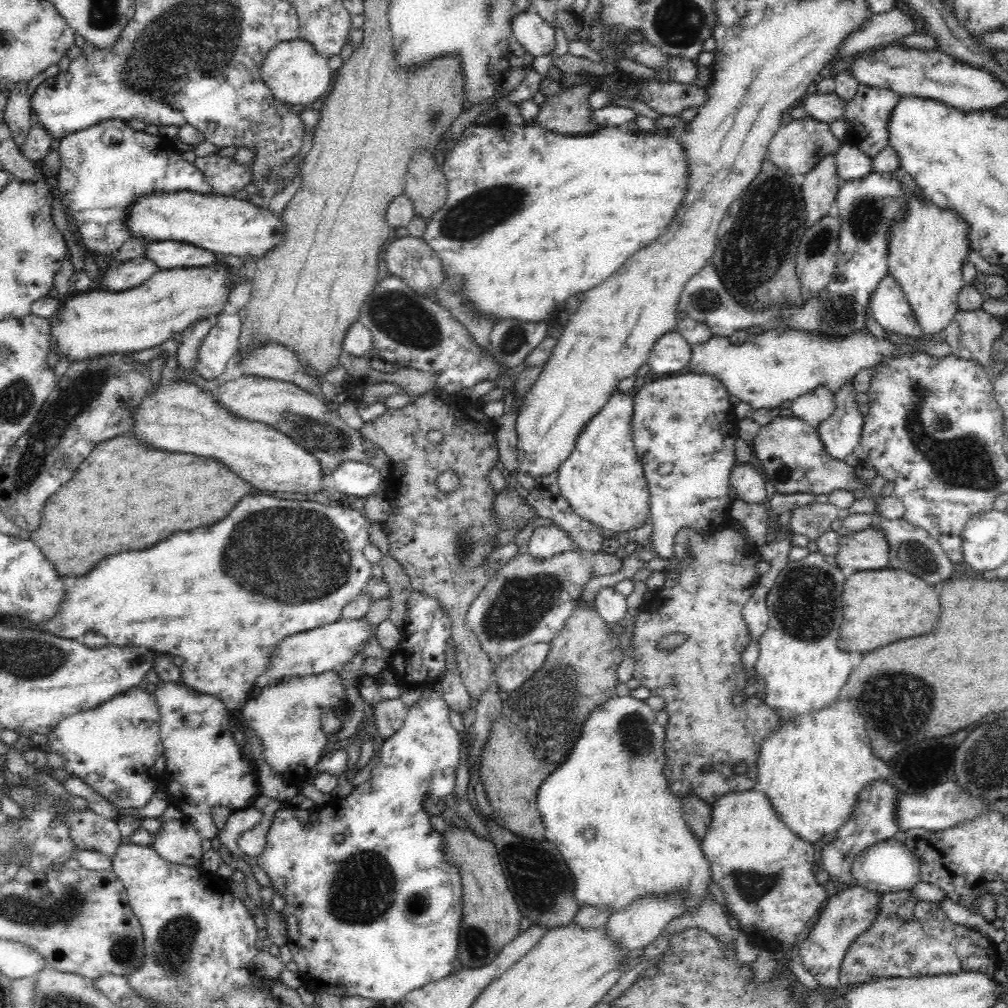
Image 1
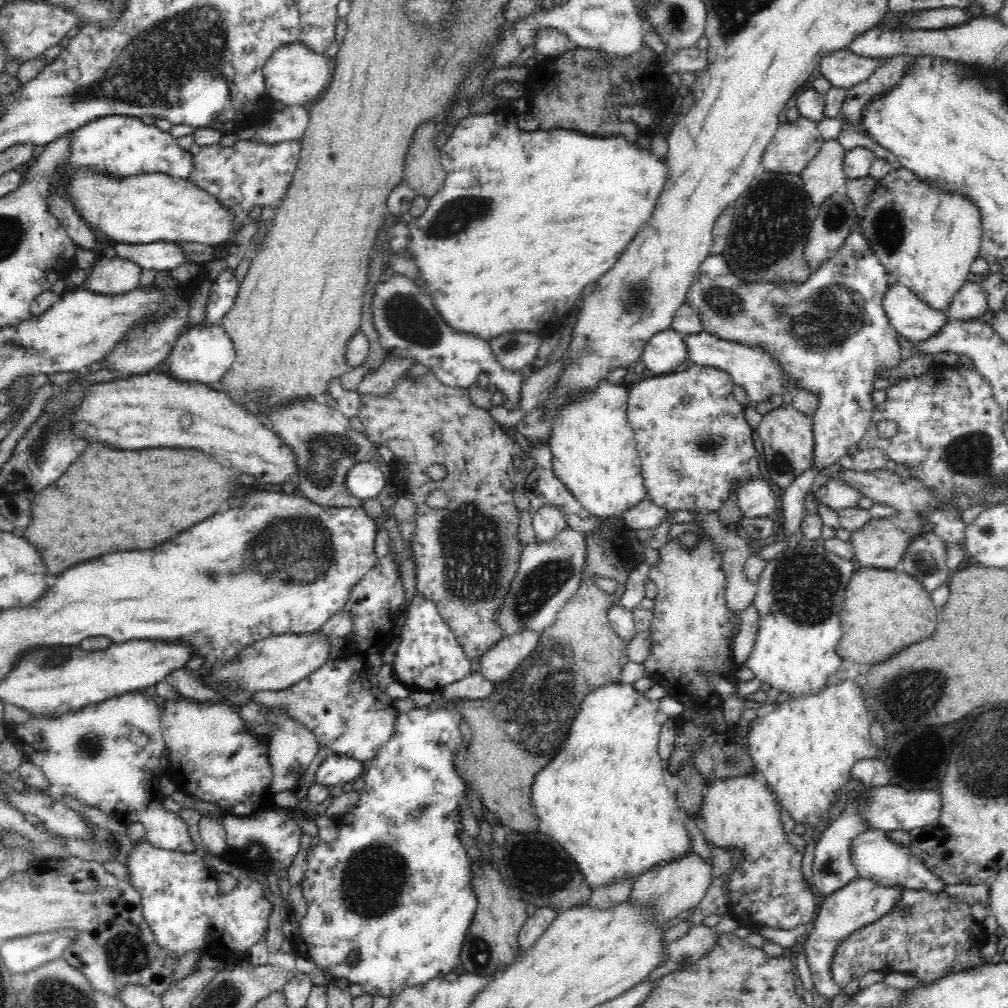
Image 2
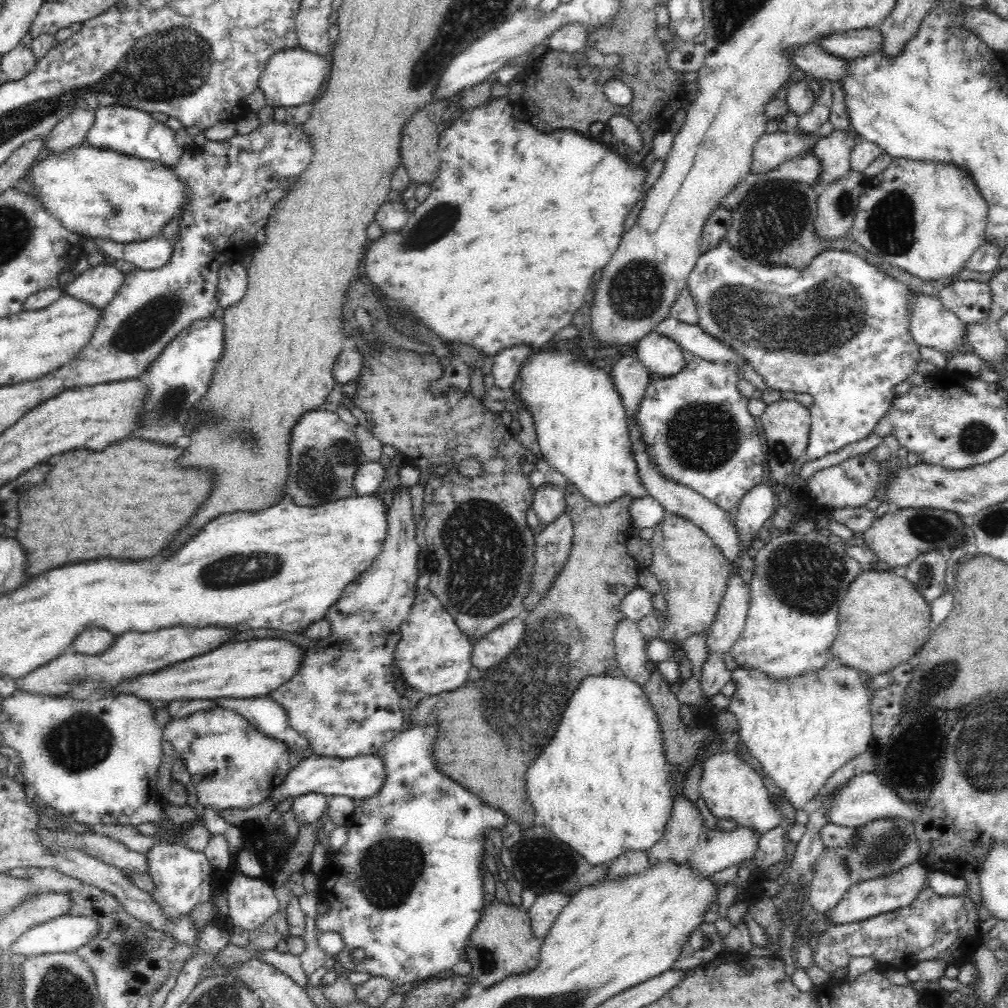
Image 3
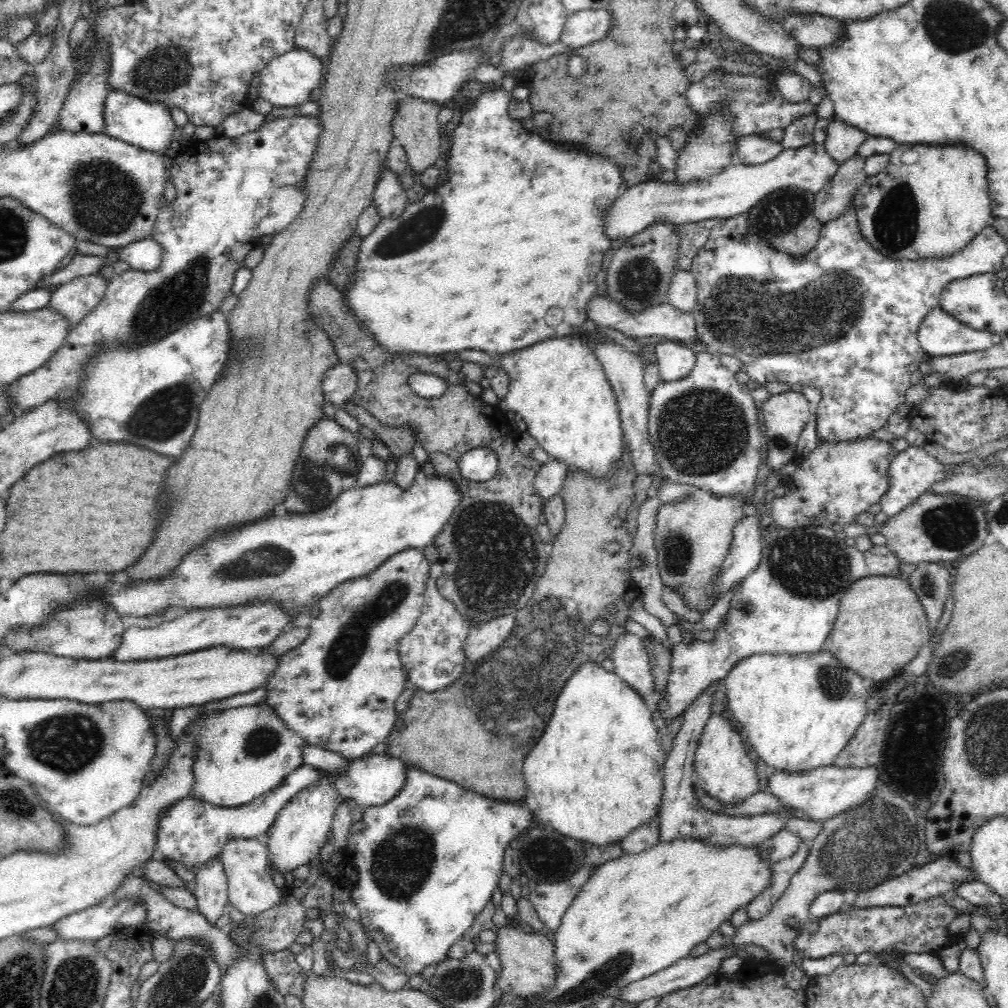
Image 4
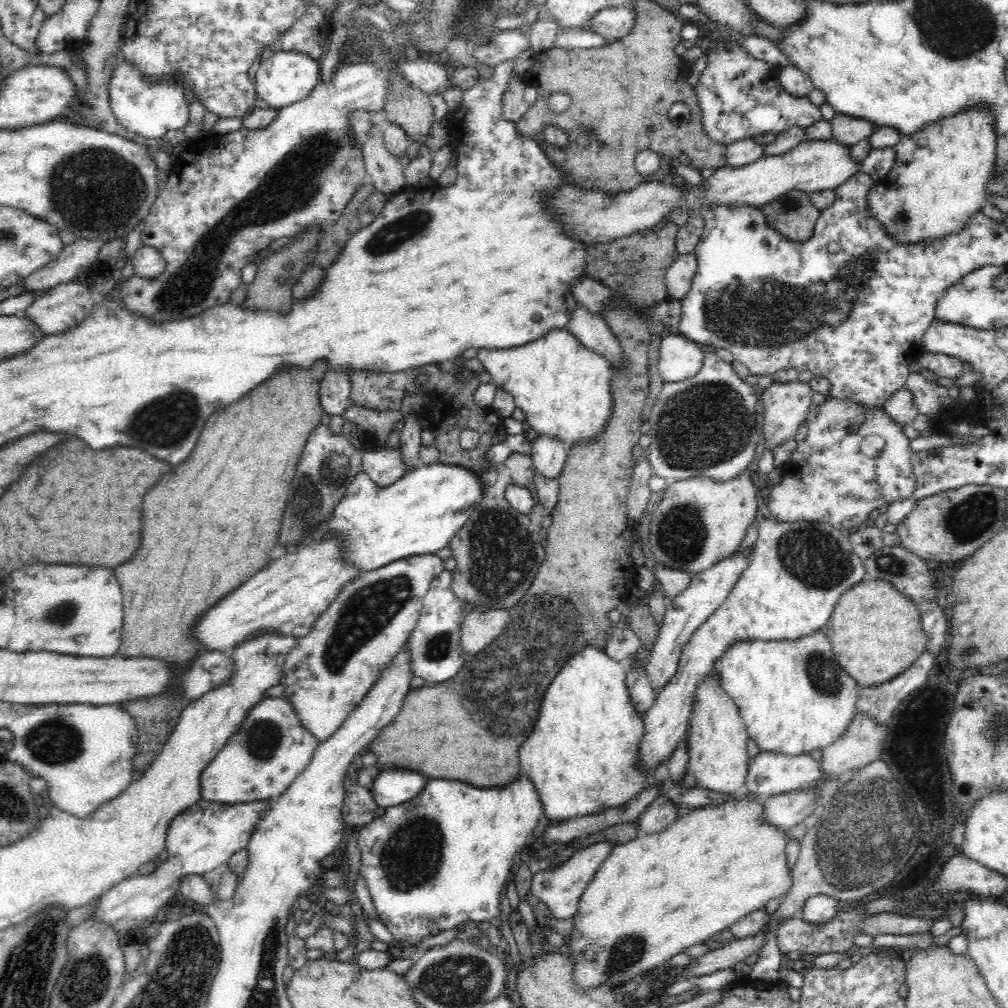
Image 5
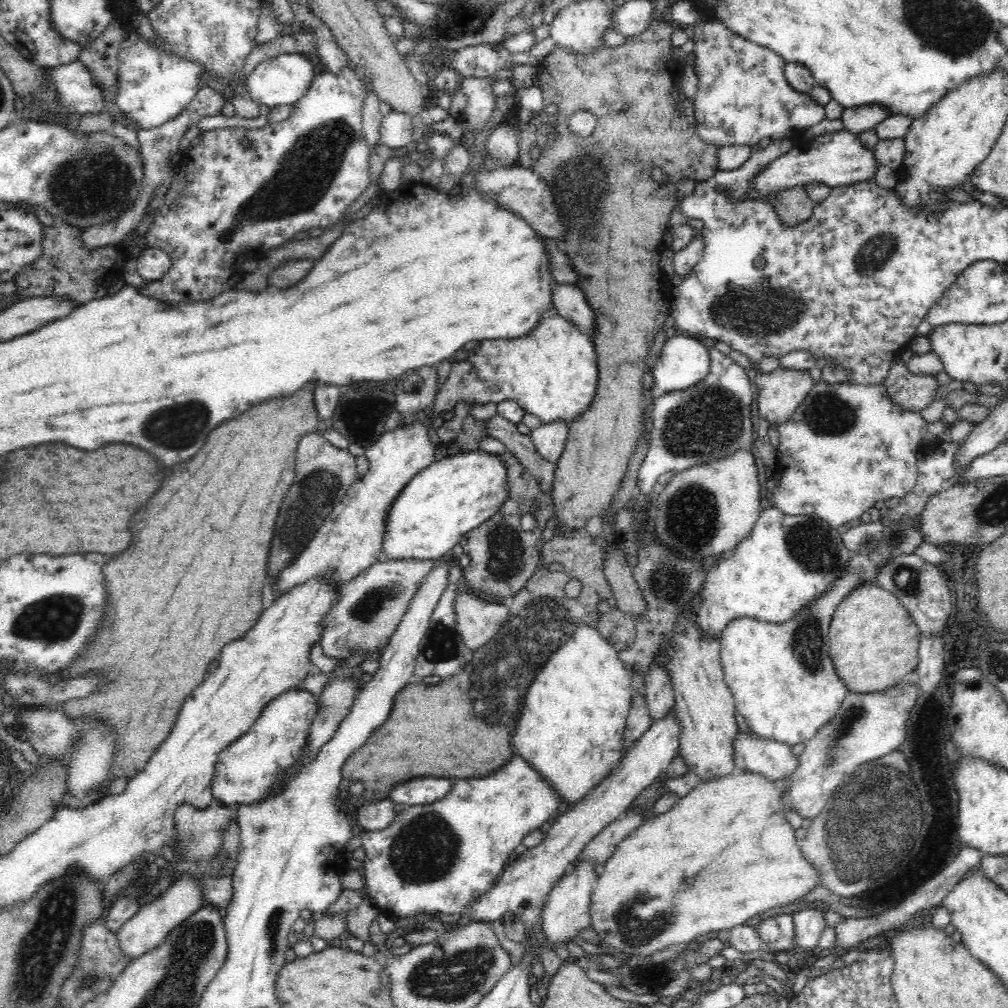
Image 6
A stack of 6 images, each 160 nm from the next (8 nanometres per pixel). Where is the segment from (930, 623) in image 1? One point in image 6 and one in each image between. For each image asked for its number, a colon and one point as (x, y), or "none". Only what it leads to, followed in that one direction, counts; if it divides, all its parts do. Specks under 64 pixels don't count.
2: (885, 610)
3: (884, 620)
4: (881, 625)
5: (875, 632)
6: (874, 642)

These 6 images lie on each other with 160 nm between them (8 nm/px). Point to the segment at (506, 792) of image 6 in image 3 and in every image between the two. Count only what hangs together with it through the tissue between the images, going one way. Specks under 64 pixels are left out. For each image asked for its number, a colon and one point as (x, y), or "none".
3: (405, 886)
4: (427, 862)
5: (432, 863)

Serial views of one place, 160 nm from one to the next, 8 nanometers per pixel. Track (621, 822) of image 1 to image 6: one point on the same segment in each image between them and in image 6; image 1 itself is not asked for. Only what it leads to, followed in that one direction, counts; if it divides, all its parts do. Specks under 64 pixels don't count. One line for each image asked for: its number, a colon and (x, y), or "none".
2: (603, 798)
3: (601, 786)
4: (597, 773)
5: (583, 758)
6: (571, 731)

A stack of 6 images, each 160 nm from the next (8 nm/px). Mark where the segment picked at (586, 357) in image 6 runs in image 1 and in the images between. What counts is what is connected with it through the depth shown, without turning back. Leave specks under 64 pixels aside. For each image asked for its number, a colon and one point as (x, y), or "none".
1: (604, 481)
2: (594, 454)
3: (582, 427)
4: (558, 386)
5: (564, 389)

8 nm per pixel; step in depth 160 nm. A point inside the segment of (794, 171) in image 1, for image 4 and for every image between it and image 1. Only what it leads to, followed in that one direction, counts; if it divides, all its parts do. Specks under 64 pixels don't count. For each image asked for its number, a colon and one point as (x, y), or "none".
2: (795, 144)
3: (776, 147)
4: (753, 149)

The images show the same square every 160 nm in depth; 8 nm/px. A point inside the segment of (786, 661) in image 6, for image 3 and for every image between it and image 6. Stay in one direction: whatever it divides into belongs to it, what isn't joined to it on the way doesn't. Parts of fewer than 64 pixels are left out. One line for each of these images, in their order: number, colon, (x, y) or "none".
3: (802, 730)
4: (799, 712)
5: (792, 701)

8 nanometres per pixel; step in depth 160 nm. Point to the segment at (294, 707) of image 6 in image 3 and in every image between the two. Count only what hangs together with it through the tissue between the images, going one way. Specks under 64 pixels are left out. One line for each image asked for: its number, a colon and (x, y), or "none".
3: (230, 764)
4: (241, 753)
5: (270, 749)

